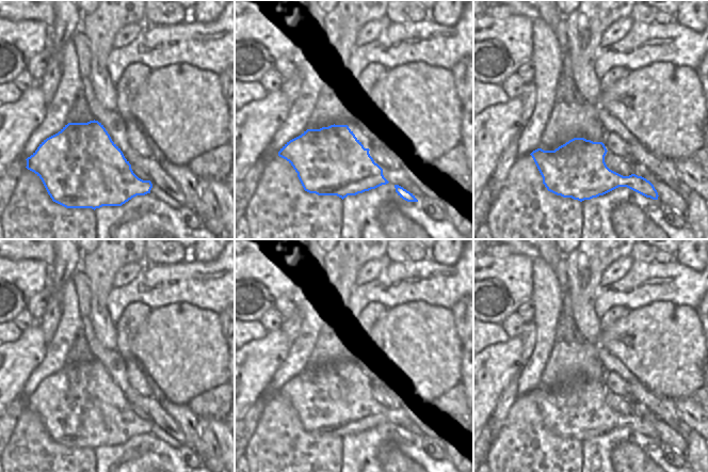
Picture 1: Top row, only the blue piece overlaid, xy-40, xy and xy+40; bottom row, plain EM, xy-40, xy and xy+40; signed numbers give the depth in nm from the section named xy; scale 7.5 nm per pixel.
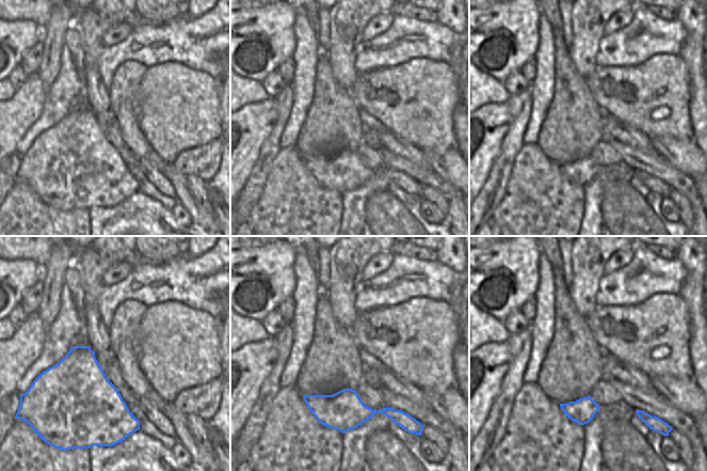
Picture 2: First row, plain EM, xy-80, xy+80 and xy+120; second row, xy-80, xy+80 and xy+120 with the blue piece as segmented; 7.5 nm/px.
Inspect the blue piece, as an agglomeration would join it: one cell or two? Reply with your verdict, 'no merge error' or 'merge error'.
no merge error

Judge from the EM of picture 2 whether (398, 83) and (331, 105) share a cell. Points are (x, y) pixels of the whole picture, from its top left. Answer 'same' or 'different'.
different

